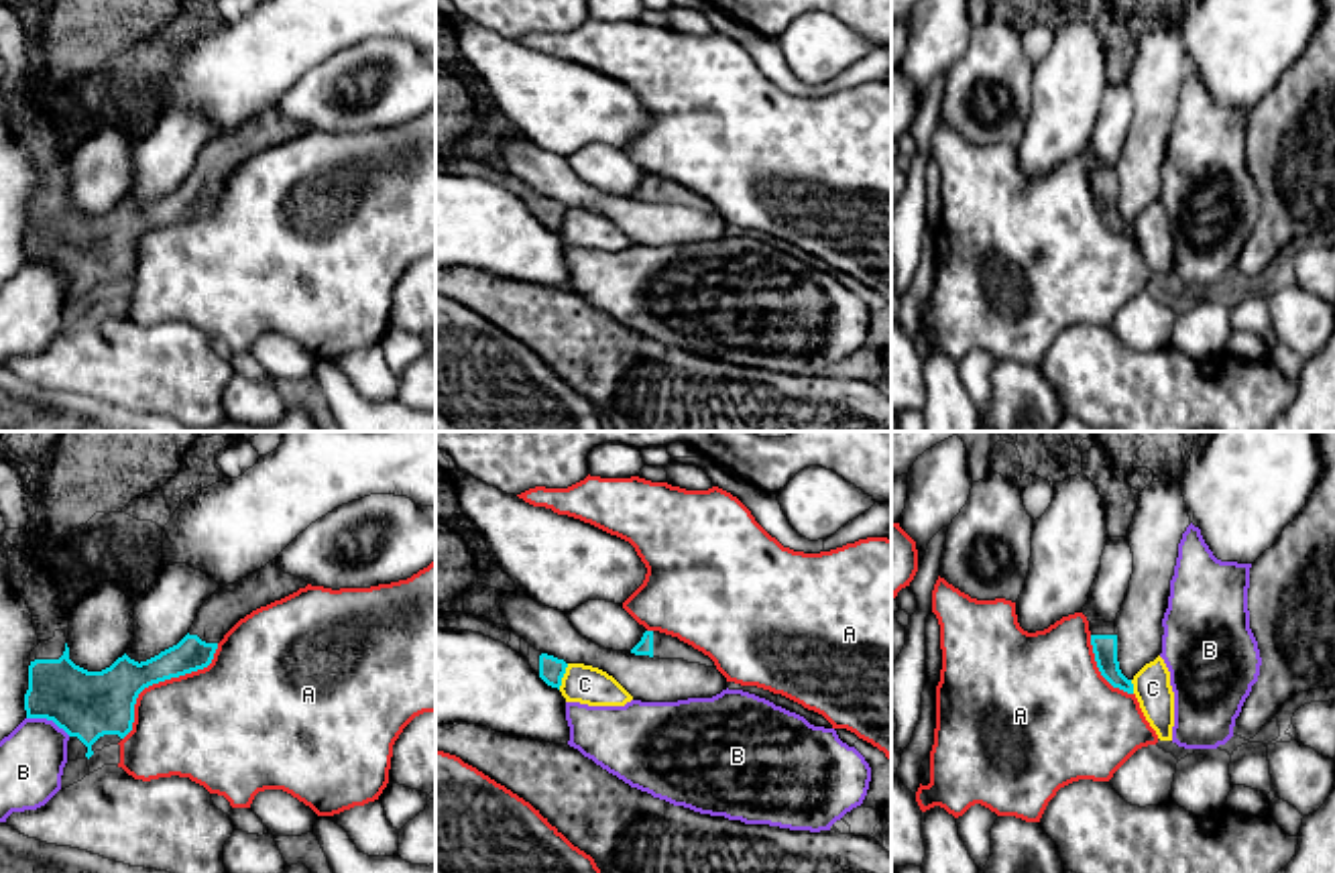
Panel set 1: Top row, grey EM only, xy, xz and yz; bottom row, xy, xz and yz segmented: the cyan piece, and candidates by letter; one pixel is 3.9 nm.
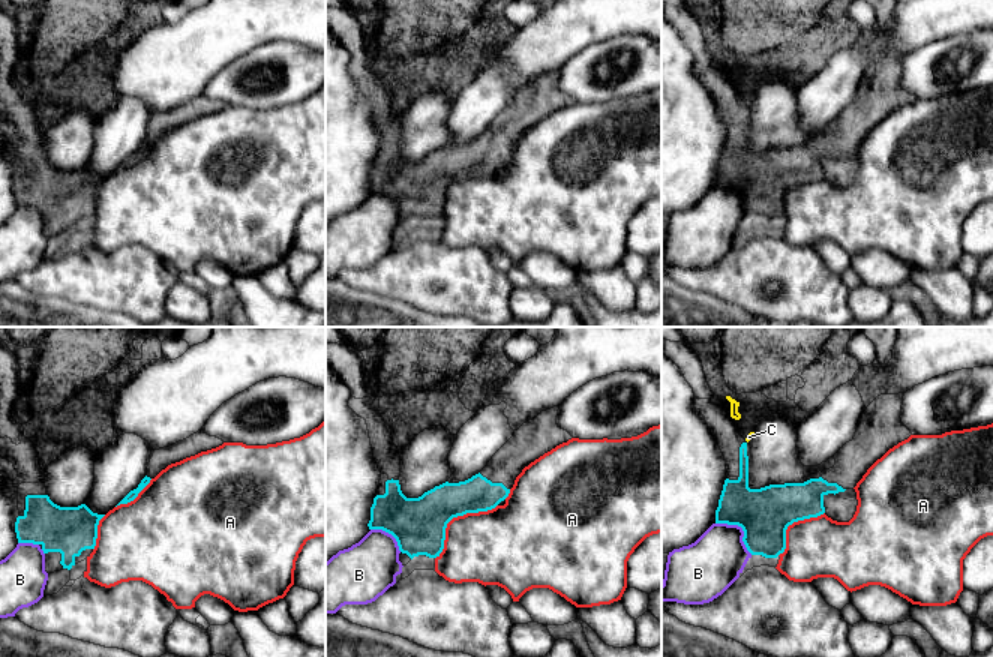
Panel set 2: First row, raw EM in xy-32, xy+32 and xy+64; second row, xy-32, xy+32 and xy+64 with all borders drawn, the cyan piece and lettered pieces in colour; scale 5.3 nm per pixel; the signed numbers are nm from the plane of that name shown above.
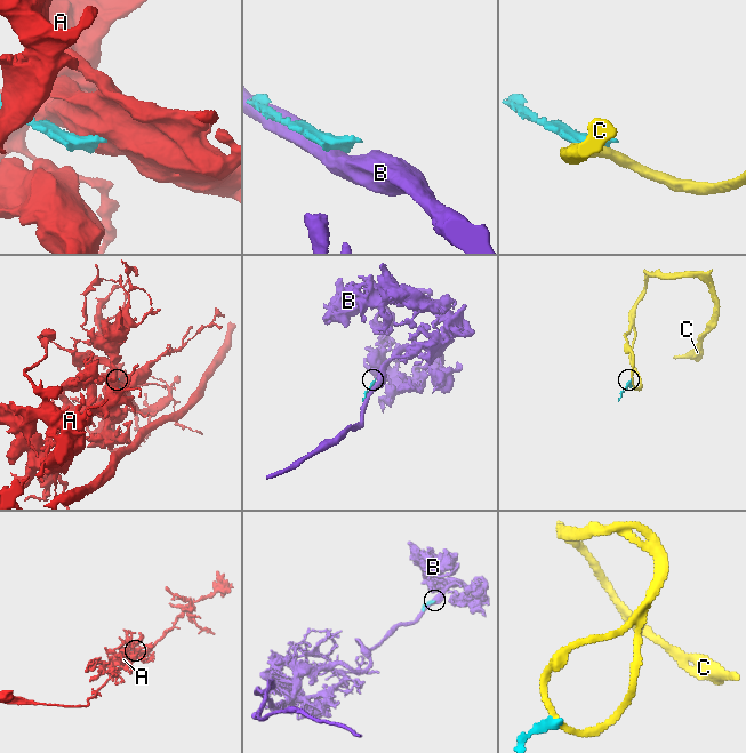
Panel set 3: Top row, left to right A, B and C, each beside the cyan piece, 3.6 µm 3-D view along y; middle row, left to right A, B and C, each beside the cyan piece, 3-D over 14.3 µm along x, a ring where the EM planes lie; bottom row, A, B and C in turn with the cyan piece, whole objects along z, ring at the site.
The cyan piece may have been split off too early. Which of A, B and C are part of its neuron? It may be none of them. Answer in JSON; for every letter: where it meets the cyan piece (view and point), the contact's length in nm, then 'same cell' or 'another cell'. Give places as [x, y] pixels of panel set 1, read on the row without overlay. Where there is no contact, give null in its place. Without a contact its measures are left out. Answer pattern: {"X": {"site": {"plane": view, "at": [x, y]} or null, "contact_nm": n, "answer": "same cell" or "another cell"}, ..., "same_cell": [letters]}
{"A": {"site": {"plane": "xy", "at": [161, 224]}, "contact_nm": 550, "answer": "another cell"}, "B": {"site": {"plane": "xy", "at": [49, 263]}, "contact_nm": 190, "answer": "another cell"}, "C": {"site": {"plane": "xz", "at": [562, 220]}, "contact_nm": 110, "answer": "another cell"}, "same_cell": []}

